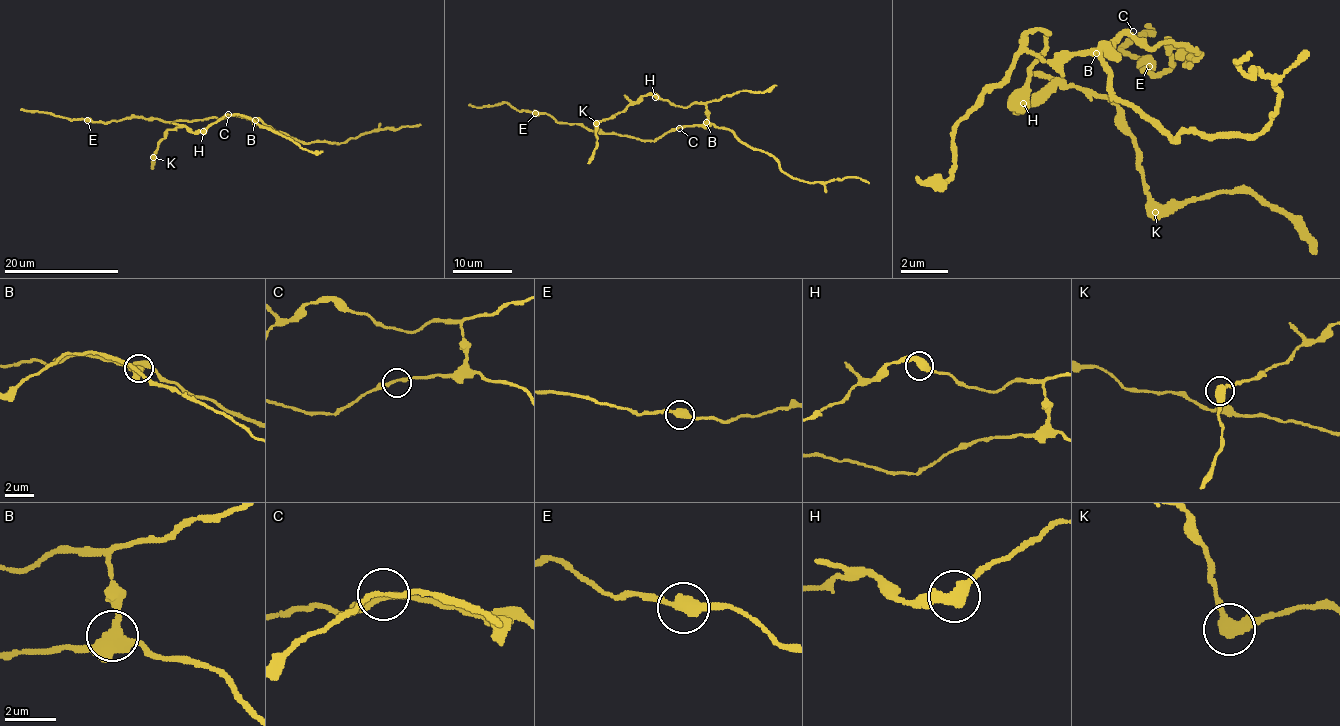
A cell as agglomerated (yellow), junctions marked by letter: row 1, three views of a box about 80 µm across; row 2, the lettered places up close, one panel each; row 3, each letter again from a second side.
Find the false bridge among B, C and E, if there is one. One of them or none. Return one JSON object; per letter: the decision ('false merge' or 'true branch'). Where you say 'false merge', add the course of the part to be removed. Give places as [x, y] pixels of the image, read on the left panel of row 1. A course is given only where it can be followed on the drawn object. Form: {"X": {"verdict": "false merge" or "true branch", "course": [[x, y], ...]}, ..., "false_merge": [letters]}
{"B": {"verdict": "false merge", "course": [[255, 120], [227, 114], [200, 132], [190, 132], [185, 127], [170, 129], [153, 156], [156, 154], [151, 168]]}, "C": {"verdict": "true branch"}, "E": {"verdict": "true branch"}, "false_merge": ["B"]}

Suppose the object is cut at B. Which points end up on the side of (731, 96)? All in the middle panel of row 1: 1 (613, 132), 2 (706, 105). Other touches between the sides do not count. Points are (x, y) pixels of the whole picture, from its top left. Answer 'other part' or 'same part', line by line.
1: other part
2: same part

